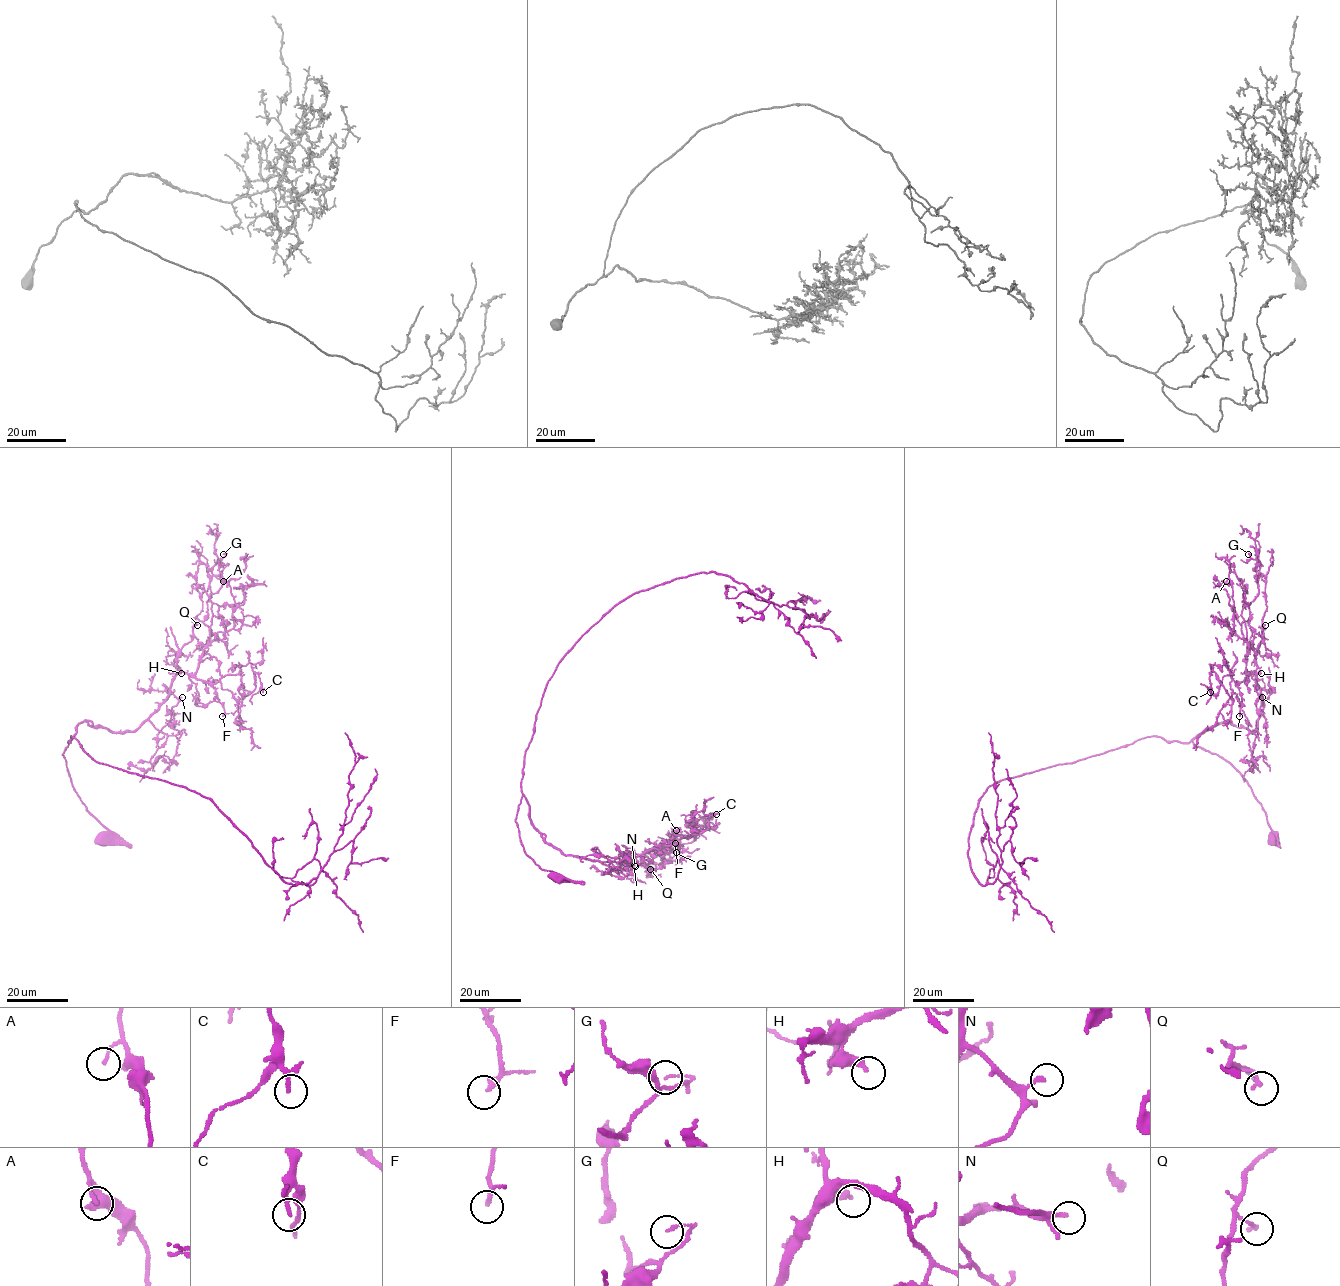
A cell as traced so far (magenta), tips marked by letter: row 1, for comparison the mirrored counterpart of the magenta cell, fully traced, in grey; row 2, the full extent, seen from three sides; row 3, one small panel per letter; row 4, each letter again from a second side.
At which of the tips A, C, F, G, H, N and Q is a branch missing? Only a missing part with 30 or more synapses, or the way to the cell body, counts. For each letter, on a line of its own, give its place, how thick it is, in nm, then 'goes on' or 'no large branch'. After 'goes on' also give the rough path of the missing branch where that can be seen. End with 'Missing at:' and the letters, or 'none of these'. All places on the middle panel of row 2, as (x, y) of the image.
A: at (676, 830); 130 nm thick; no large branch
C: at (716, 814); 140 nm thick; no large branch
F: at (675, 843); 200 nm thick; goes on; missing branch runs (675, 843), (668, 839), (679, 836), (676, 822), (685, 818)
G: at (676, 852); 110 nm thick; no large branch
H: at (634, 865); 360 nm thick; no large branch
N: at (635, 866); 160 nm thick; no large branch
Q: at (650, 869); 150 nm thick; no large branch
Missing at: F

